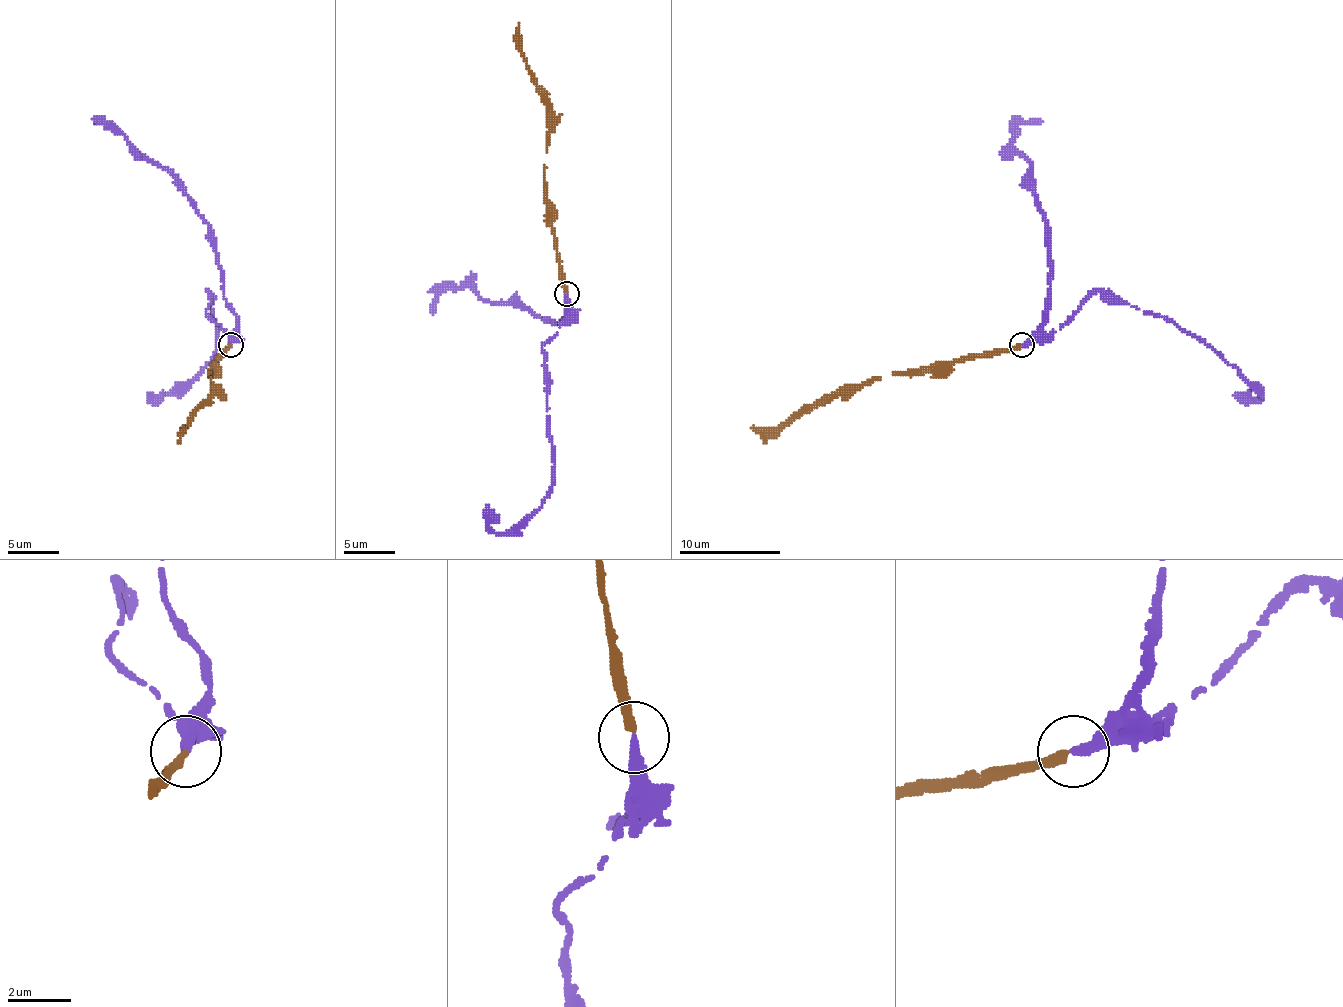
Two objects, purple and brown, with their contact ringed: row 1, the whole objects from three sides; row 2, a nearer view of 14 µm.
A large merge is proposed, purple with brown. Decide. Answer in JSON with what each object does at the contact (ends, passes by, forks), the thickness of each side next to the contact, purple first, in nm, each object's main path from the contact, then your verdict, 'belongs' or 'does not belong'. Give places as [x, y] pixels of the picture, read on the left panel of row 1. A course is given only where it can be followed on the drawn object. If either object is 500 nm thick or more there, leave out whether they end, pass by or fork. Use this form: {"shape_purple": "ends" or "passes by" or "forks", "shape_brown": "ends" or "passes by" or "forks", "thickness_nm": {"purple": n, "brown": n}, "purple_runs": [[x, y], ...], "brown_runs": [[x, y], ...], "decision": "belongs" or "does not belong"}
{"shape_purple": "ends", "shape_brown": "ends", "thickness_nm": {"purple": 280, "brown": 280}, "purple_runs": [[231, 344], [206, 311], [208, 291], [216, 319], [216, 354], [185, 385], [152, 400], [150, 395]], "brown_runs": [[231, 344], [208, 369], [213, 392], [183, 428]], "decision": "belongs"}

